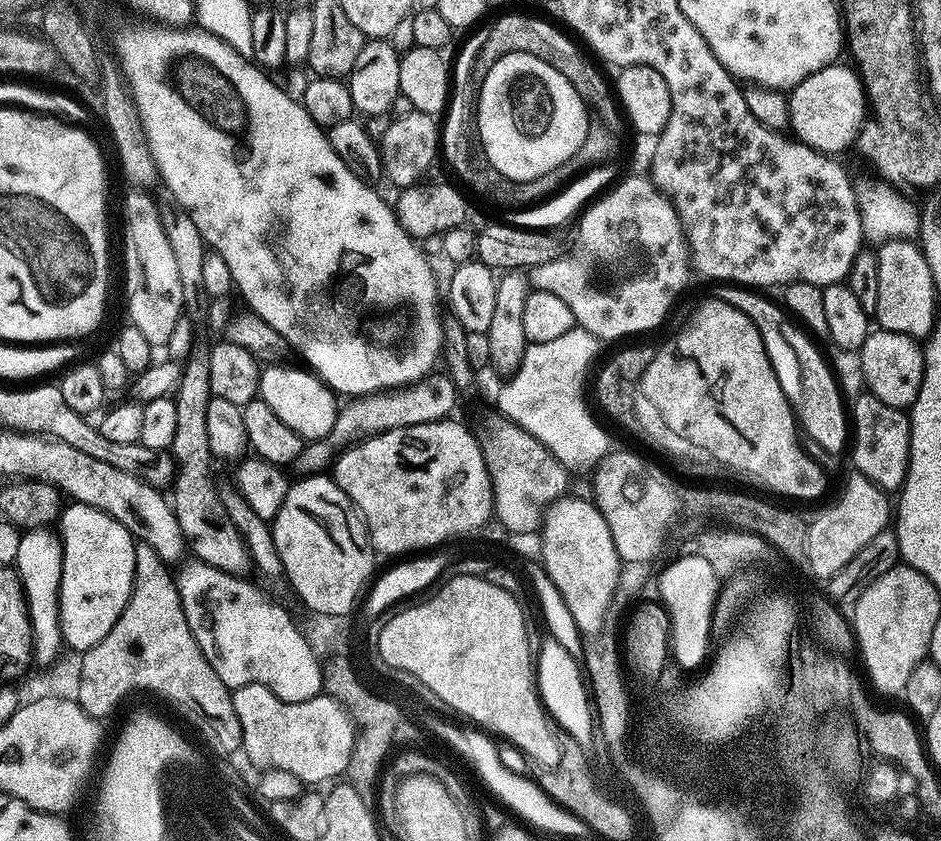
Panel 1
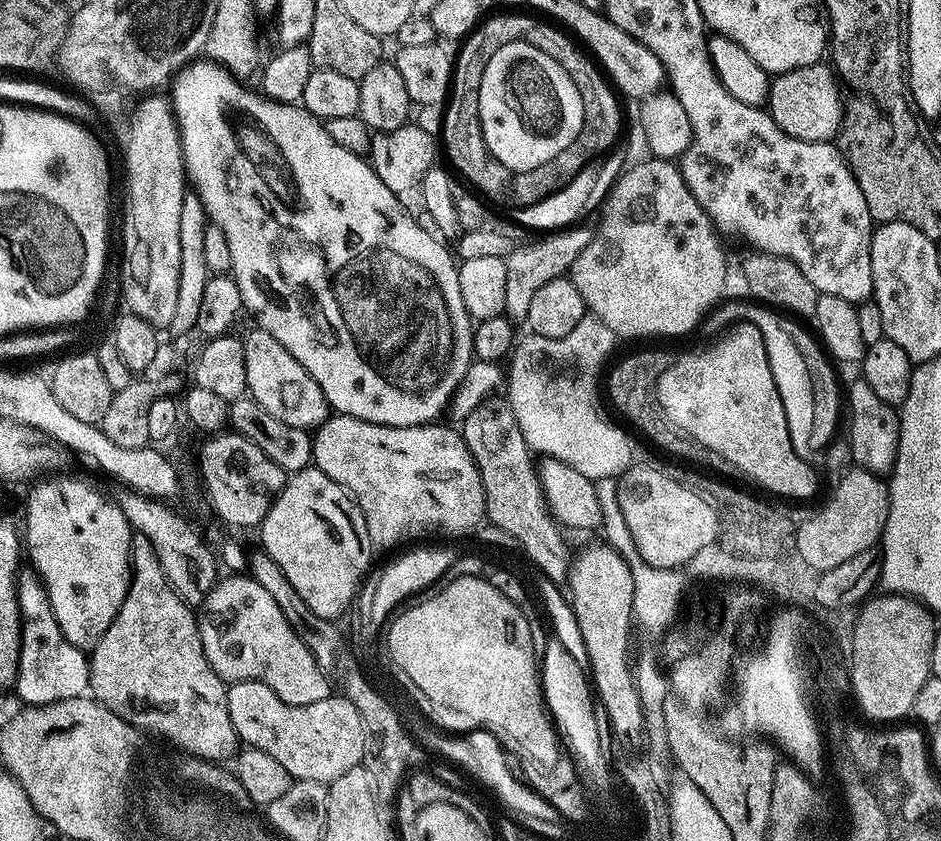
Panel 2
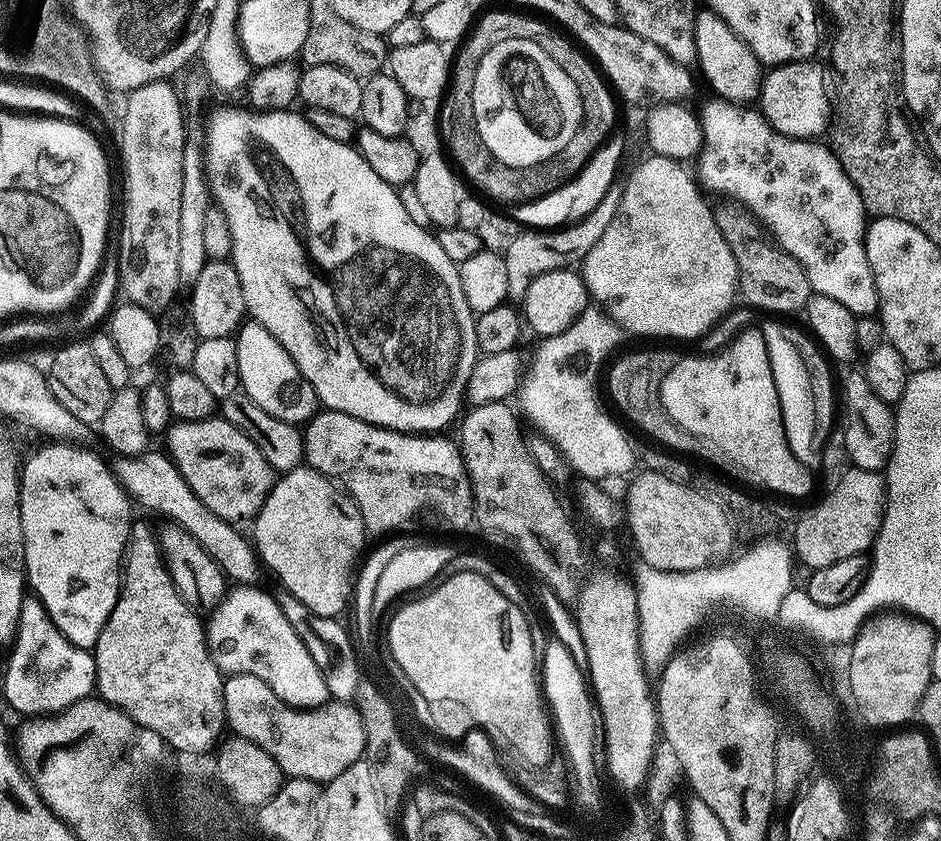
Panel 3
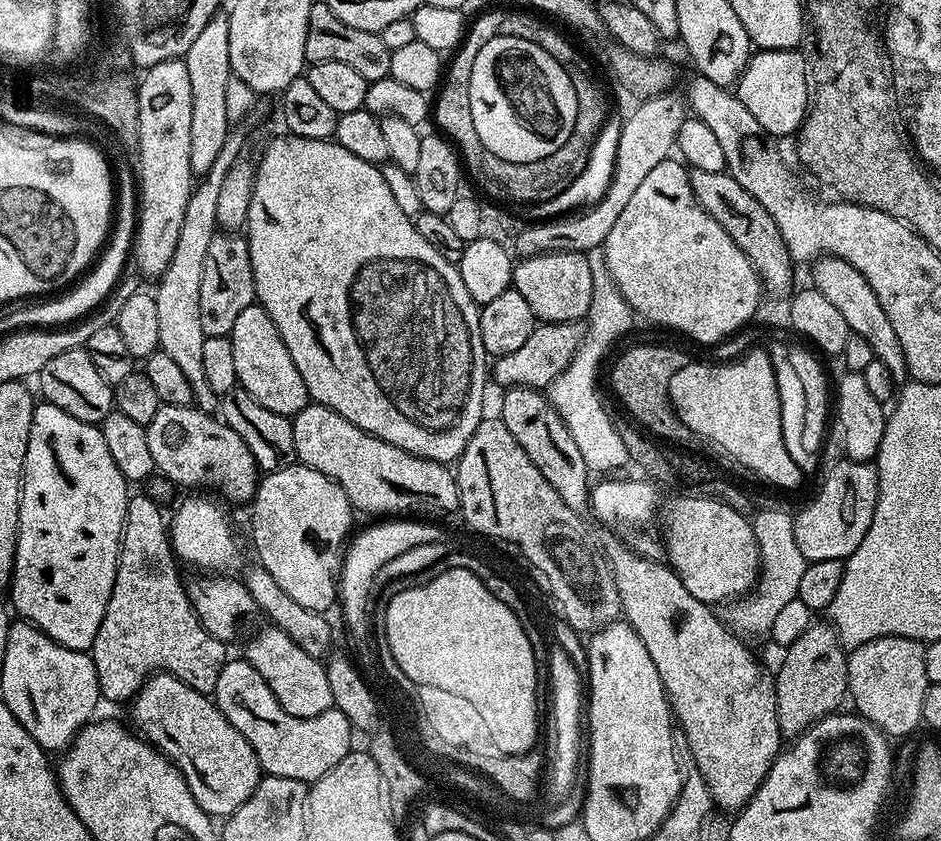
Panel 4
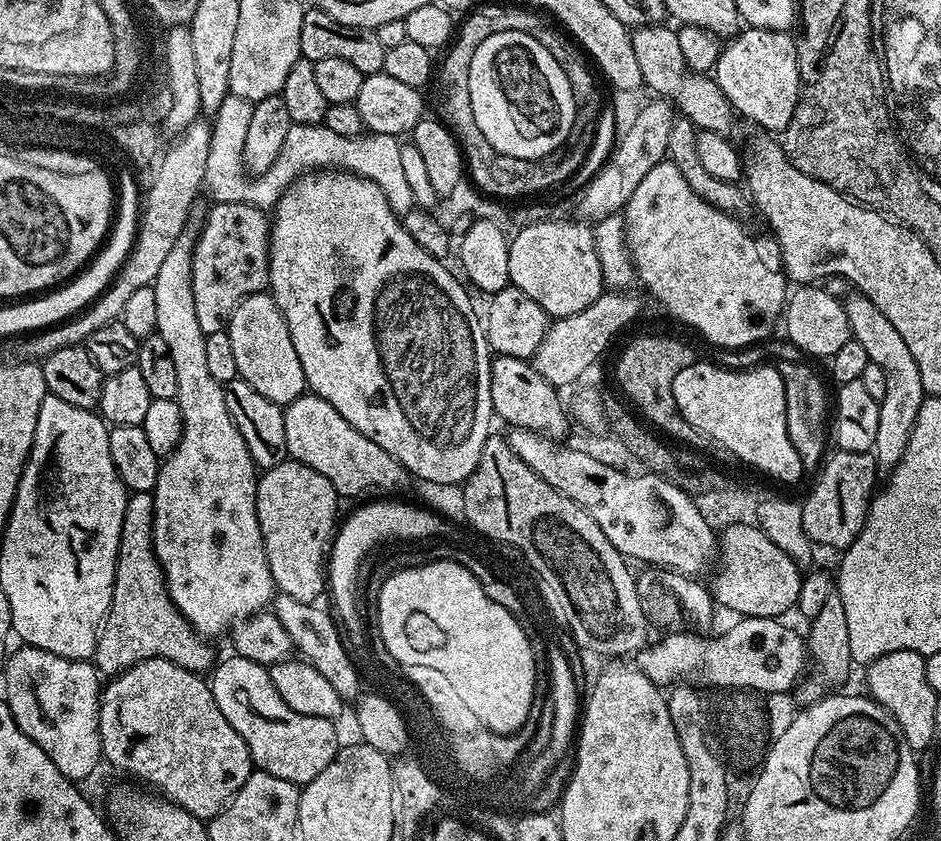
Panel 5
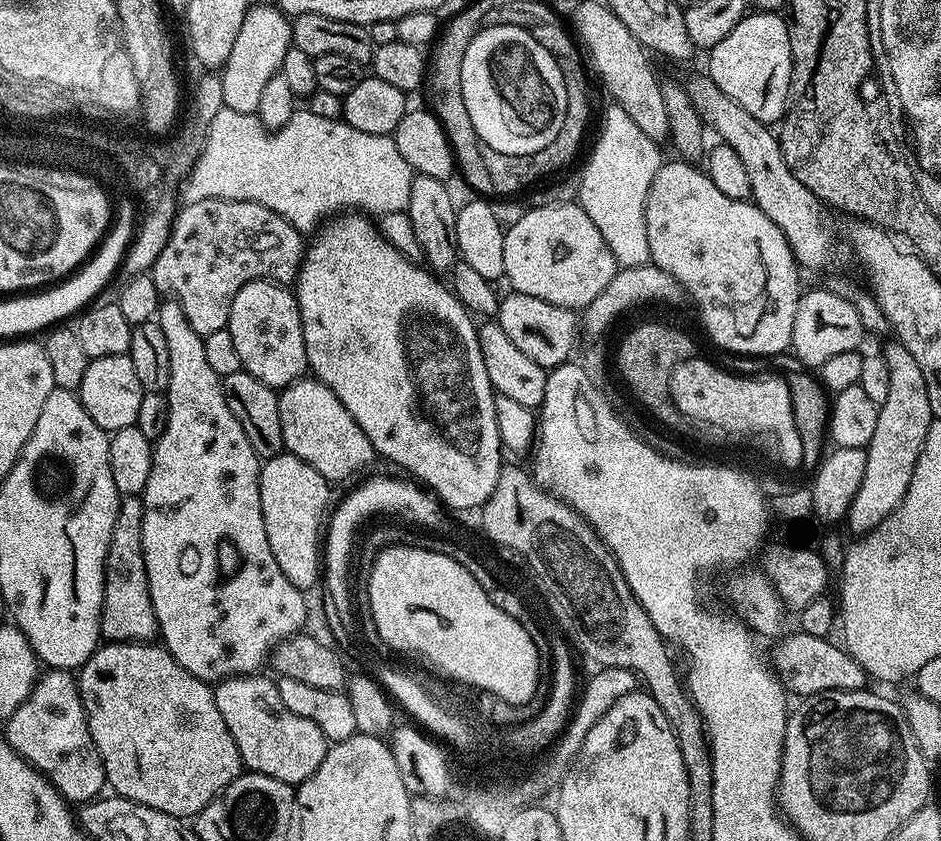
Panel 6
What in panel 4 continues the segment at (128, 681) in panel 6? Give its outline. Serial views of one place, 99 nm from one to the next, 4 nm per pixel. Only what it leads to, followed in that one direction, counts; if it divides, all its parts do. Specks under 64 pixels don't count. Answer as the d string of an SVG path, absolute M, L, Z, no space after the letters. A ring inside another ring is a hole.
M169 672L148 677L130 701L131 727L153 748L159 748L186 778L194 802L213 818L226 818L258 786L262 769L250 742L234 730L211 695L186 686Z

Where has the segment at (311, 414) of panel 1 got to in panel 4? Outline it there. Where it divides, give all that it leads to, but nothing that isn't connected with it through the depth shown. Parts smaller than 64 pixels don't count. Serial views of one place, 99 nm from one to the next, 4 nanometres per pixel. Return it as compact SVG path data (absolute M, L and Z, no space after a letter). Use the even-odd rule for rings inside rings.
M259 302L246 306L246 310L238 314L230 339L234 346L234 366L238 370L237 385L244 388L254 402L266 406L266 410L274 410L274 414L289 418L310 403L306 382L302 382L302 374L298 374L294 358L290 358L290 350L286 350L286 342L282 342L278 326L270 322L270 314L266 314Z

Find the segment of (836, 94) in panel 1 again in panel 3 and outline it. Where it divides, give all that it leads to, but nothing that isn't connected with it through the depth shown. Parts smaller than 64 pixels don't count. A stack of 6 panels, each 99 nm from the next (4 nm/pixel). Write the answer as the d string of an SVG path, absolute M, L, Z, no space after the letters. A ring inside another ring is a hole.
M815 59L777 64L763 73L758 95L758 111L774 131L793 140L810 140L830 124L830 88L824 85L824 68Z

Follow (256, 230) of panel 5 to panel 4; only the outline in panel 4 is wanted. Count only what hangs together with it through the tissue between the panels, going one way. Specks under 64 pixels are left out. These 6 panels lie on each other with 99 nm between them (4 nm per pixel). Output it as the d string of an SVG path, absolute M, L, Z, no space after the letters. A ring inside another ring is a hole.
M217 231L206 250L206 266L202 266L202 294L198 298L205 336L231 337L238 314L242 314L242 310L255 300L254 270L250 266L247 239L240 234Z

